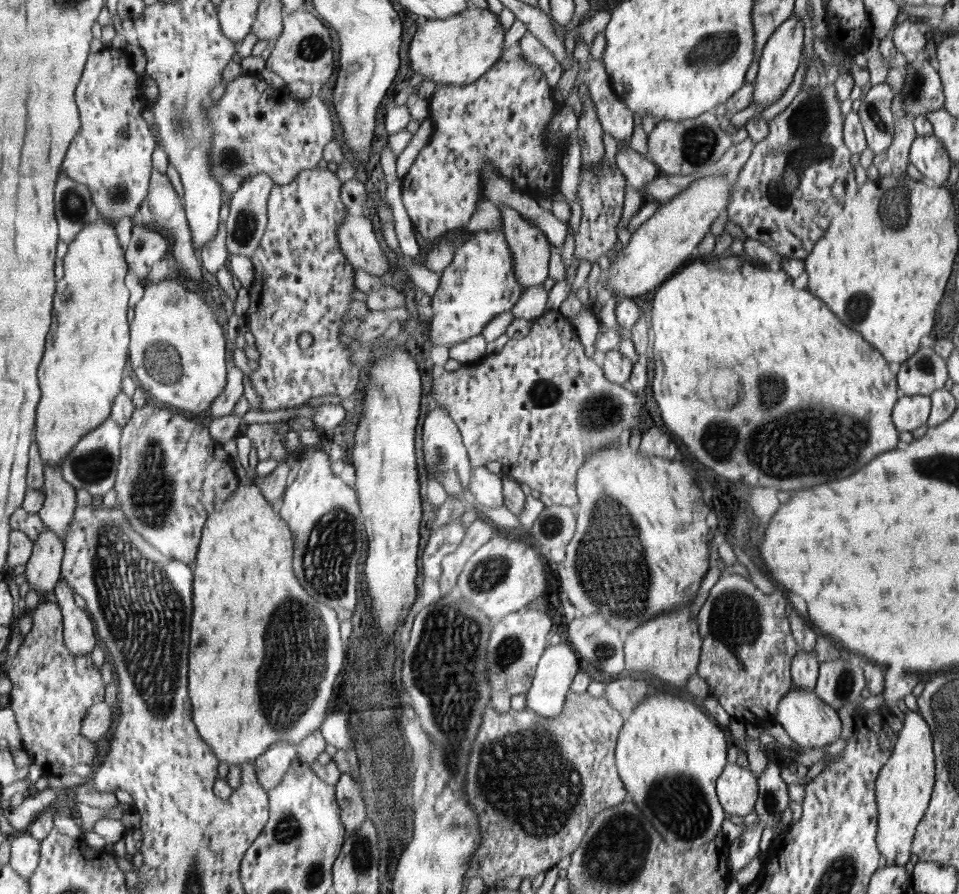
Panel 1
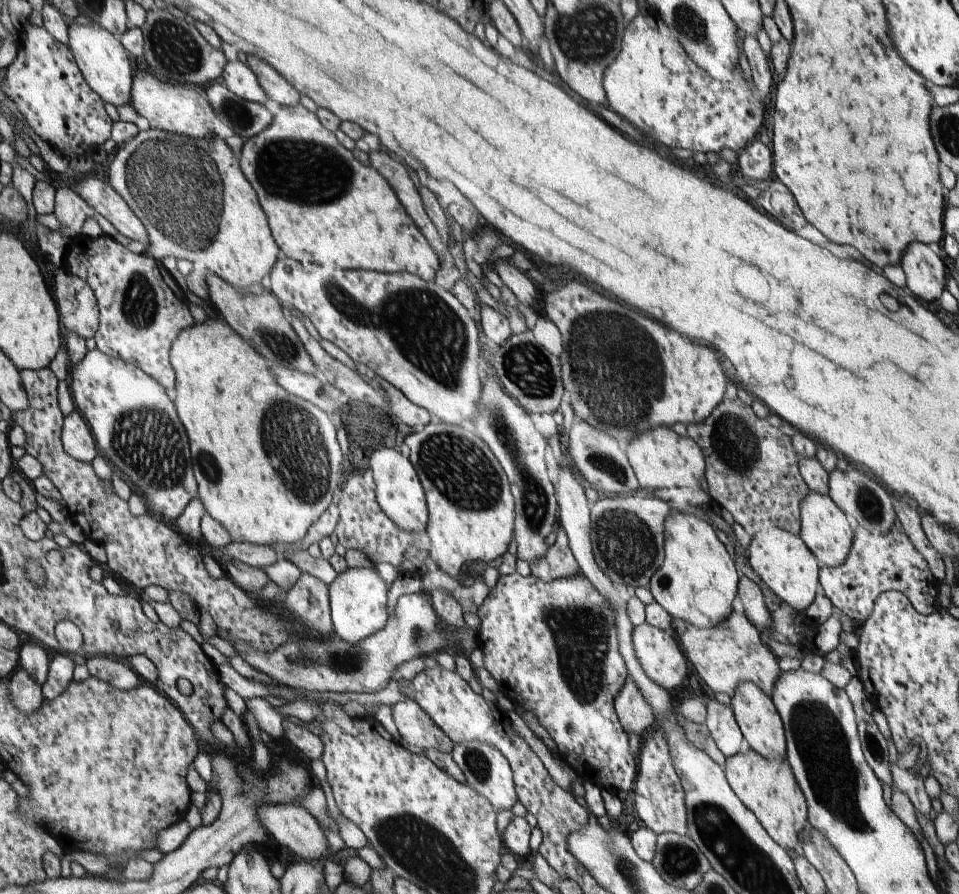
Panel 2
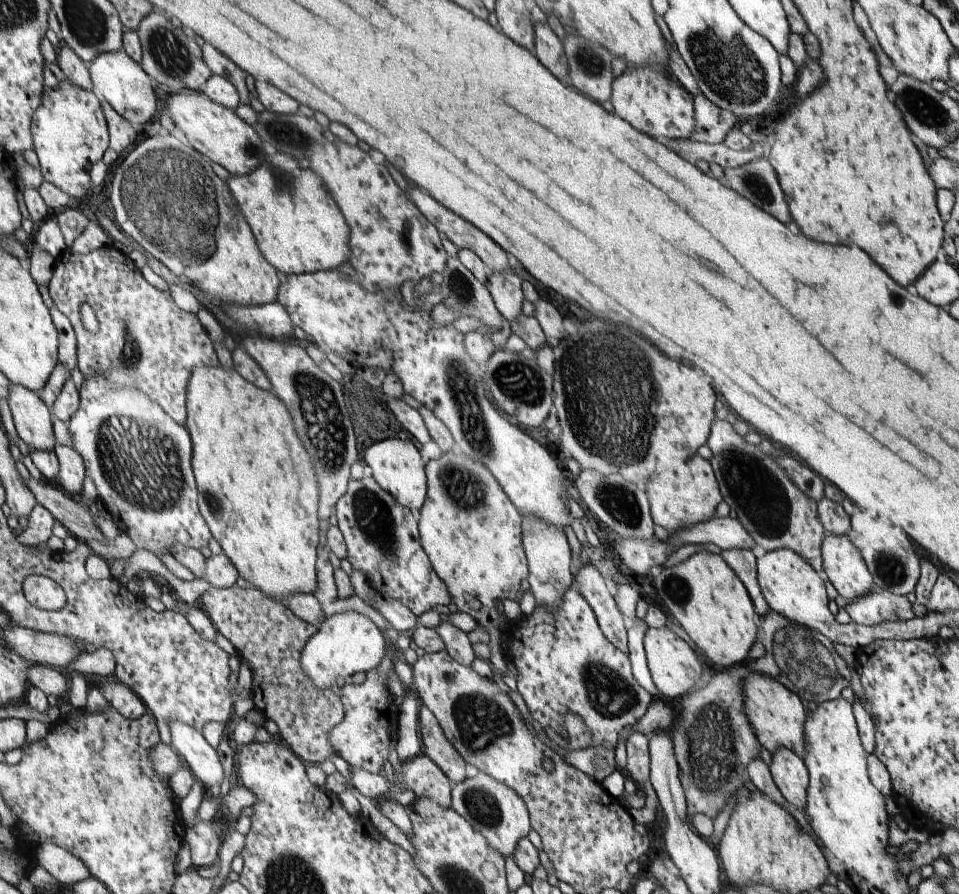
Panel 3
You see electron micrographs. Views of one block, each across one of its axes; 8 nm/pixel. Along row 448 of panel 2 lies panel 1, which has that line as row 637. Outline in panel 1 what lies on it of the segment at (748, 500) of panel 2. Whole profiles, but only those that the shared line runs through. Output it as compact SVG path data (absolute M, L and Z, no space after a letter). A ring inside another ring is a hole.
M740 574L721 575L710 589L700 609L697 620L699 633L703 636L701 662L697 673L709 686L709 695L714 696L730 718L742 722L742 718L774 718L776 706L793 687L791 667L798 651L789 620L792 604L786 602L782 592L765 594L754 583Z

